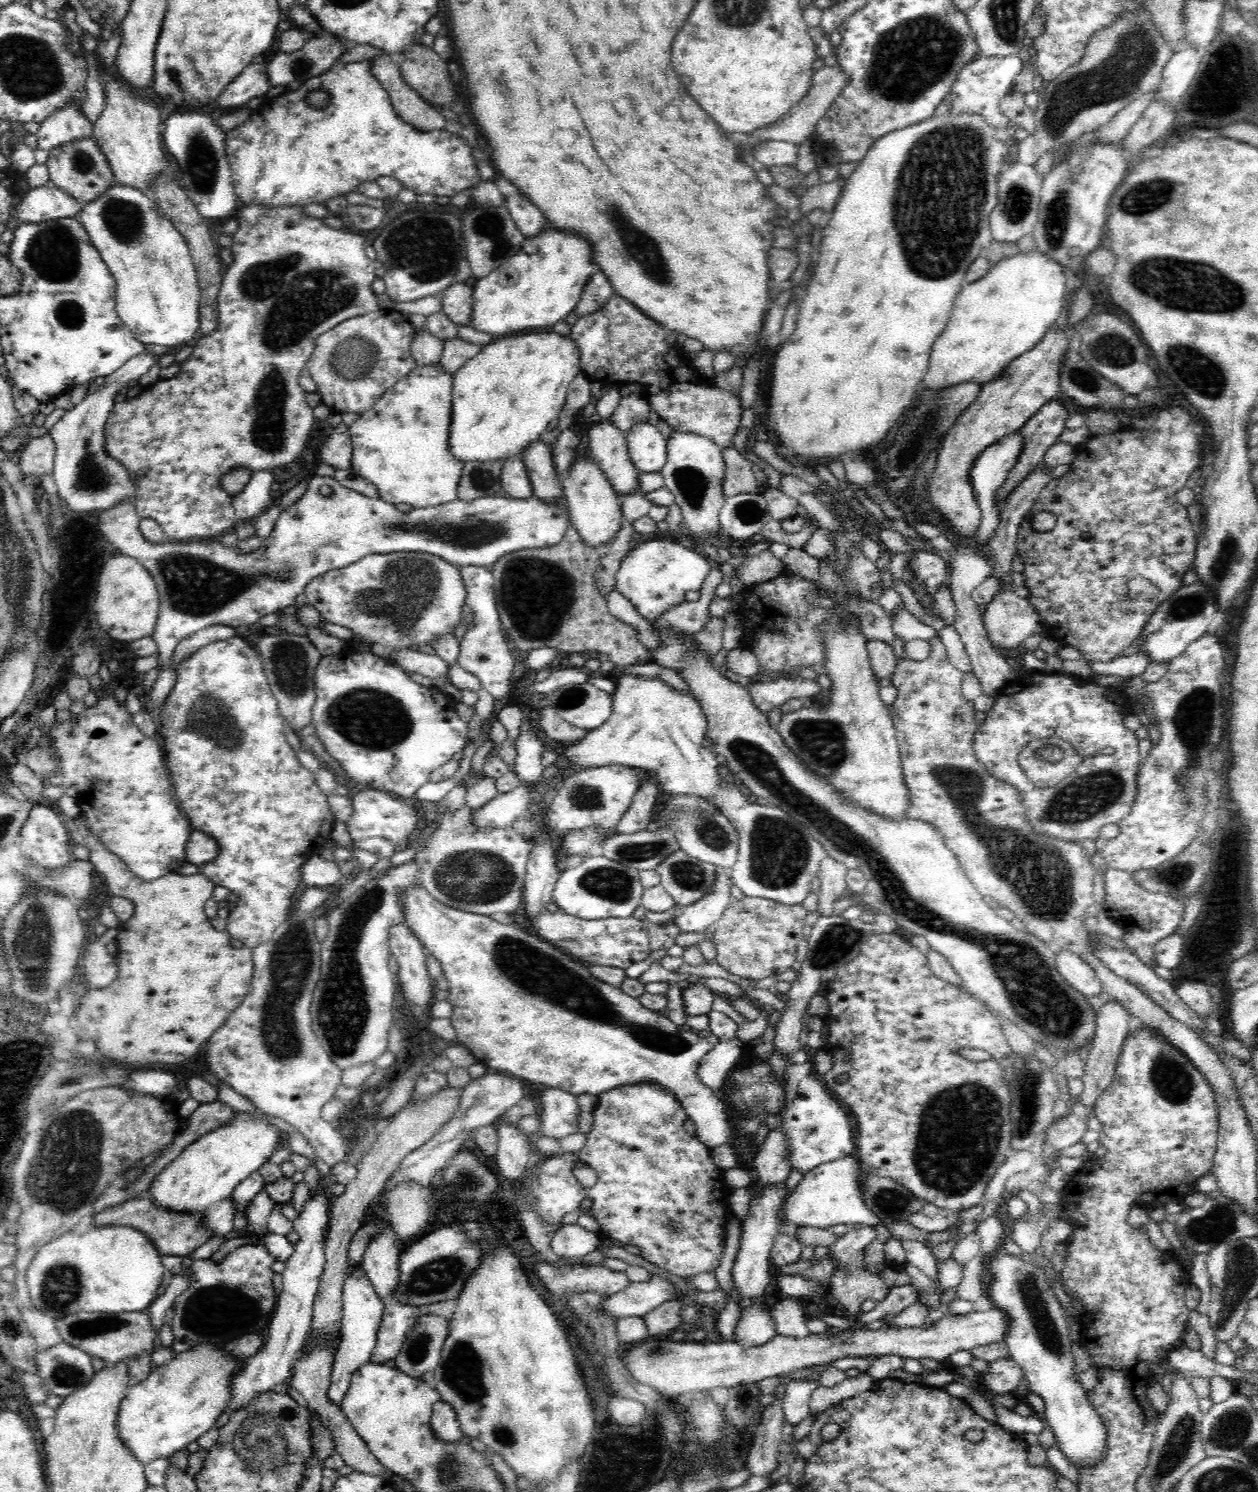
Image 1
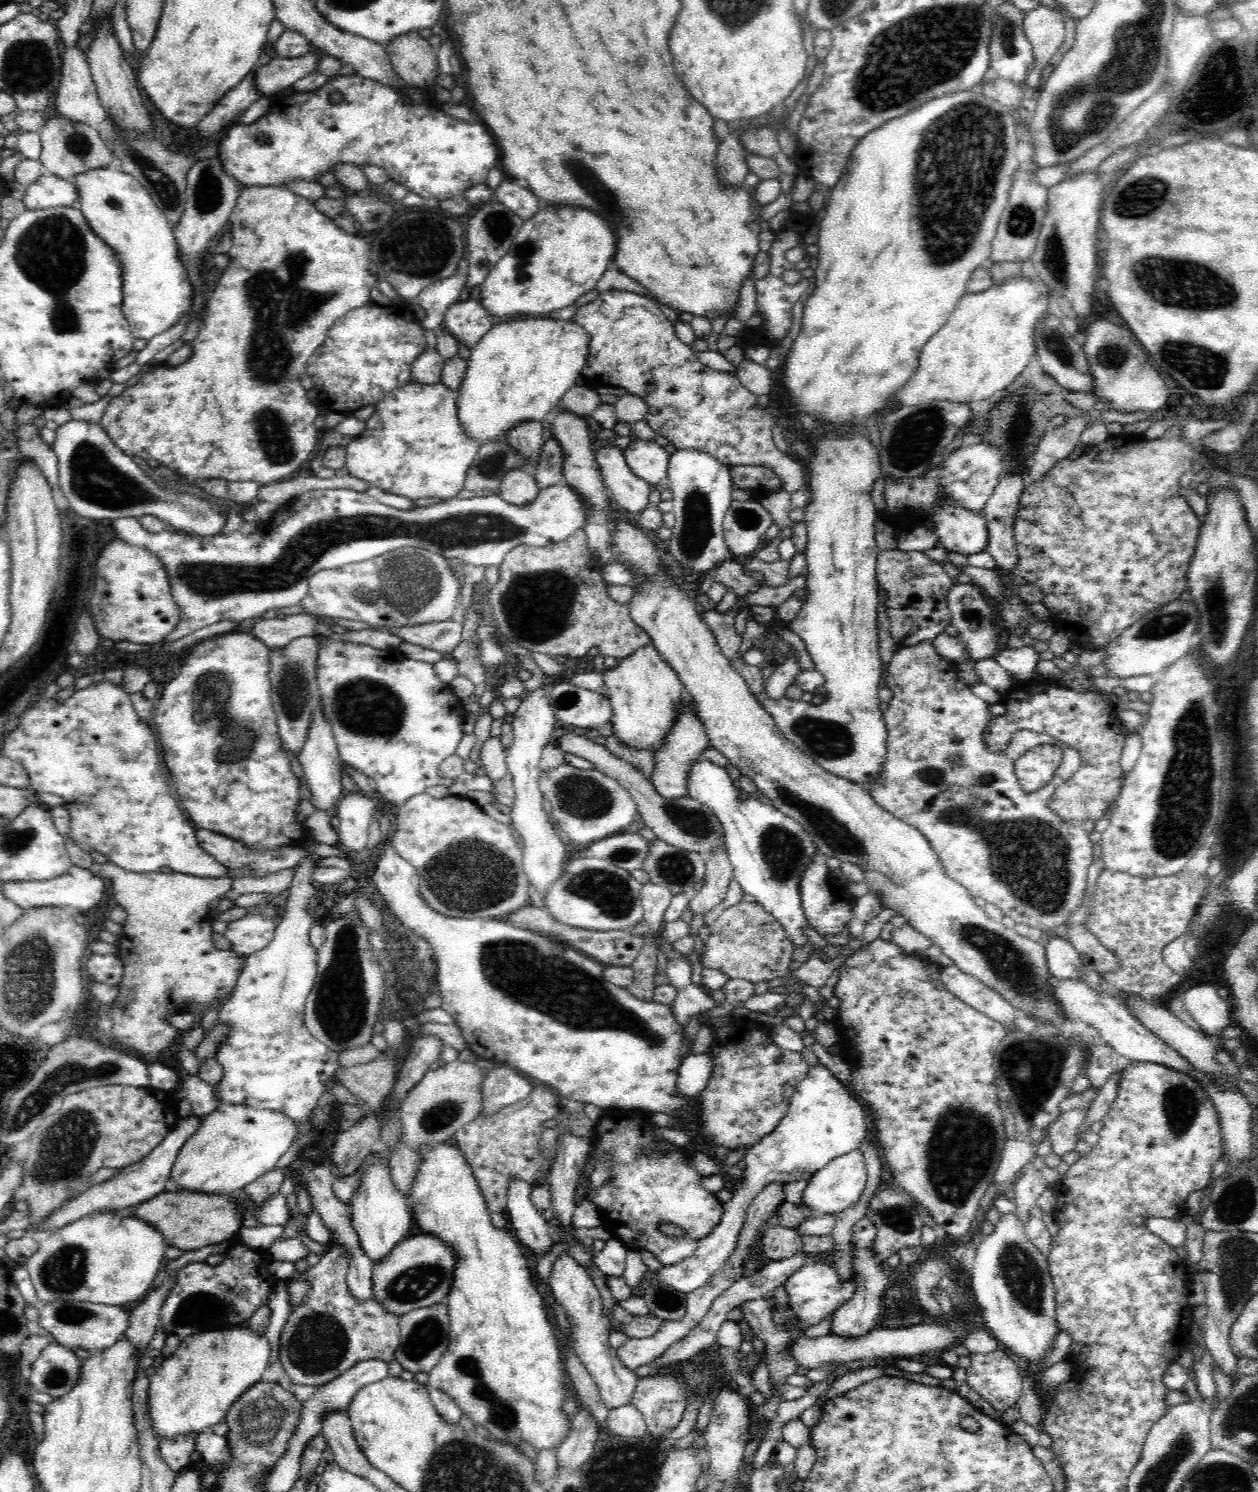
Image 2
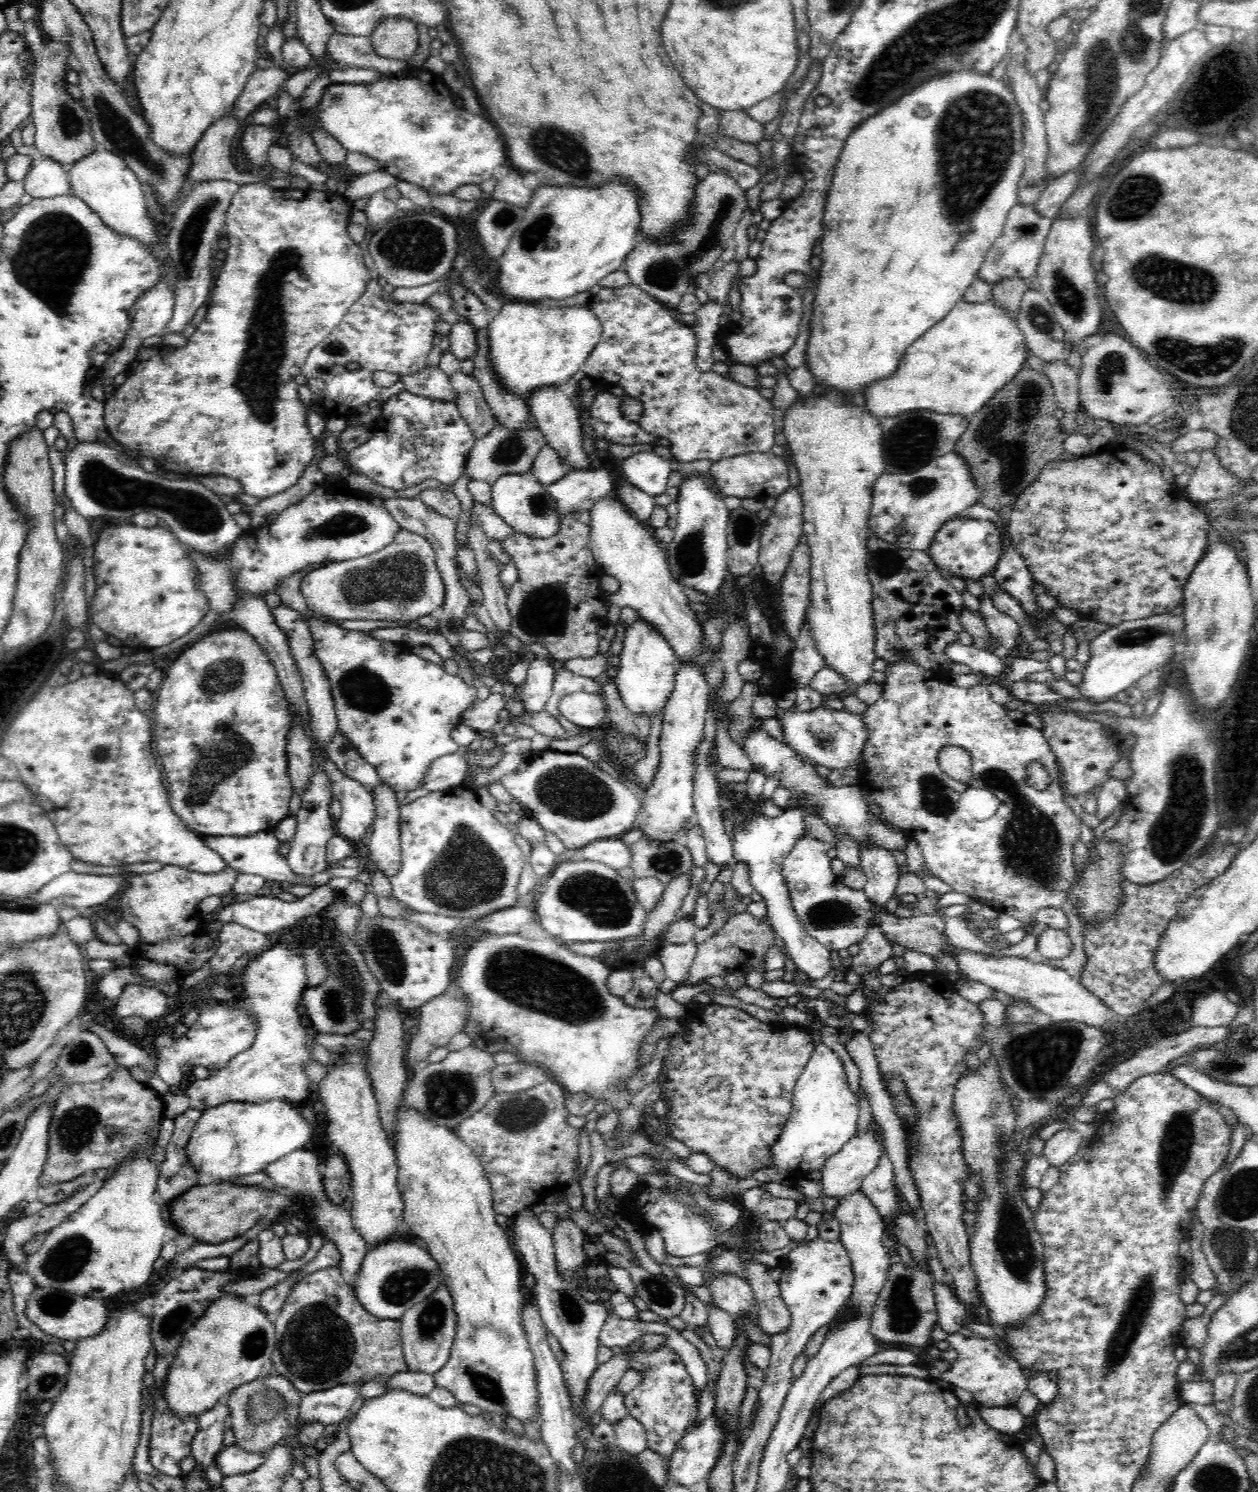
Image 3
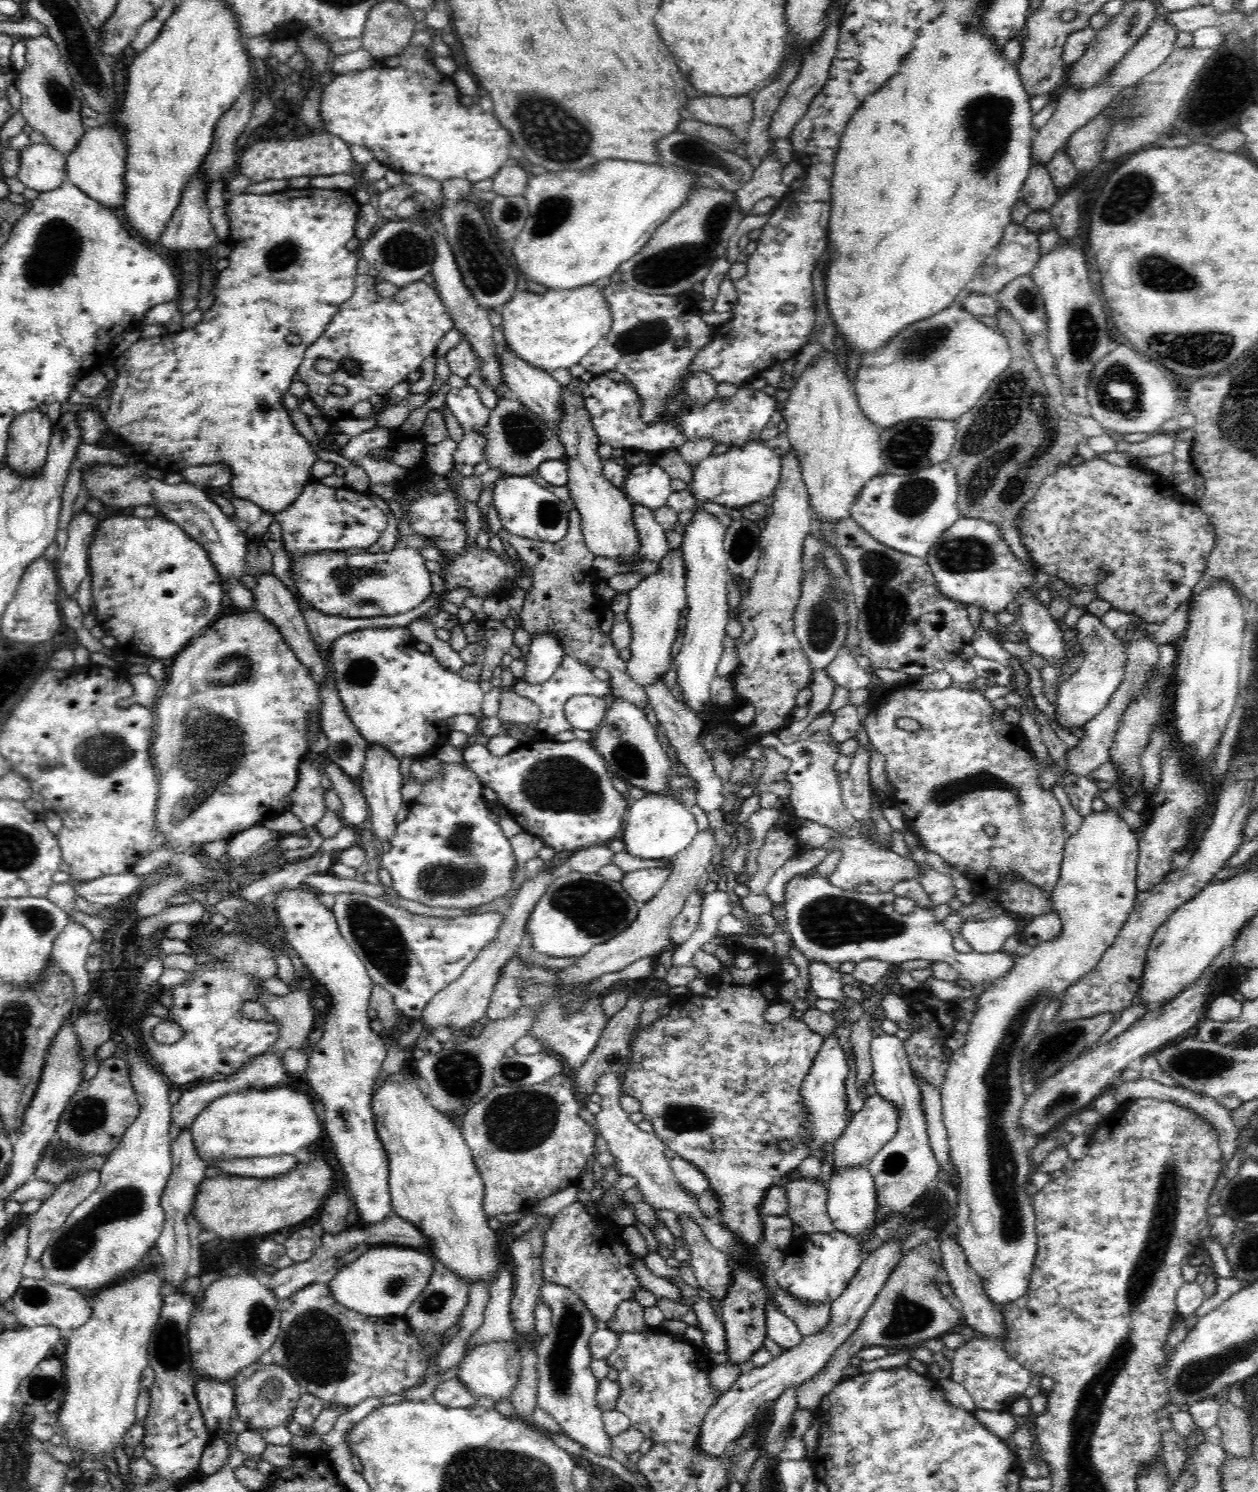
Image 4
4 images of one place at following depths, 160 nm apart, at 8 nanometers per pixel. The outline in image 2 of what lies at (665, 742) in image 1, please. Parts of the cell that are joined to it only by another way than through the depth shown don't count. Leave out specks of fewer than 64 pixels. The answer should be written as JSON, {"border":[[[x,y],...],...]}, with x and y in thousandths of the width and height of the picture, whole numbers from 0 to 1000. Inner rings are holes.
{"border":[[[517,432],[493,442],[491,446],[482,448],[479,456],[486,474],[484,484],[487,493],[494,499],[502,502],[525,503],[531,491],[539,483],[537,479],[542,473],[542,468],[545,467],[542,457],[536,448],[525,442],[525,438]],[[555,509],[549,513],[546,529],[548,534],[564,540],[575,552],[583,588],[587,591],[590,597],[598,600],[615,616],[620,617],[631,635],[644,633],[638,624],[642,618],[636,601],[636,587],[649,570],[644,559],[617,541],[604,538],[603,534],[593,534],[583,527],[577,515],[564,509]]]}

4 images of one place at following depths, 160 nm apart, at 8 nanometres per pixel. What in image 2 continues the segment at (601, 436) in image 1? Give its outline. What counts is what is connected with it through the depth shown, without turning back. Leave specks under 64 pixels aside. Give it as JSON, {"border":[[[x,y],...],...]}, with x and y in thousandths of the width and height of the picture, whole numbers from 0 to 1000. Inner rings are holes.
{"border":[[[494,295],[483,296],[473,304],[475,310],[488,338],[501,343],[510,343],[515,340],[517,324],[502,316],[495,301]]]}

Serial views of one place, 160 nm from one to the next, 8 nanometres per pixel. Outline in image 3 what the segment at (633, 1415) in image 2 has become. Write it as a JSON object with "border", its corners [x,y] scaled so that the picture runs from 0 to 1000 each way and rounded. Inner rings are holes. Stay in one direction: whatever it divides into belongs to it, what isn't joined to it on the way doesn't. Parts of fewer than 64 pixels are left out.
{"border":[[[499,947],[494,952],[487,954],[490,969],[501,975],[509,975],[515,971],[512,955]]]}

